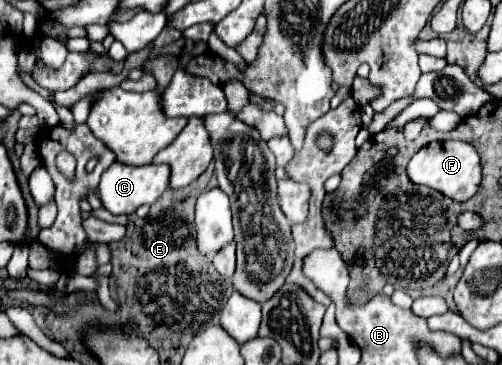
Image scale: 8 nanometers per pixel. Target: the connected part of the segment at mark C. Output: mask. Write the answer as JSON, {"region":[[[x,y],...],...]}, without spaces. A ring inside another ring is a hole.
{"region":[[[115,162],[111,164],[99,184],[99,198],[103,206],[113,212],[113,214],[133,214],[139,206],[143,204],[155,204],[161,194],[169,188],[169,178],[171,178],[171,168],[167,164],[147,164],[147,166],[129,166]]]}

